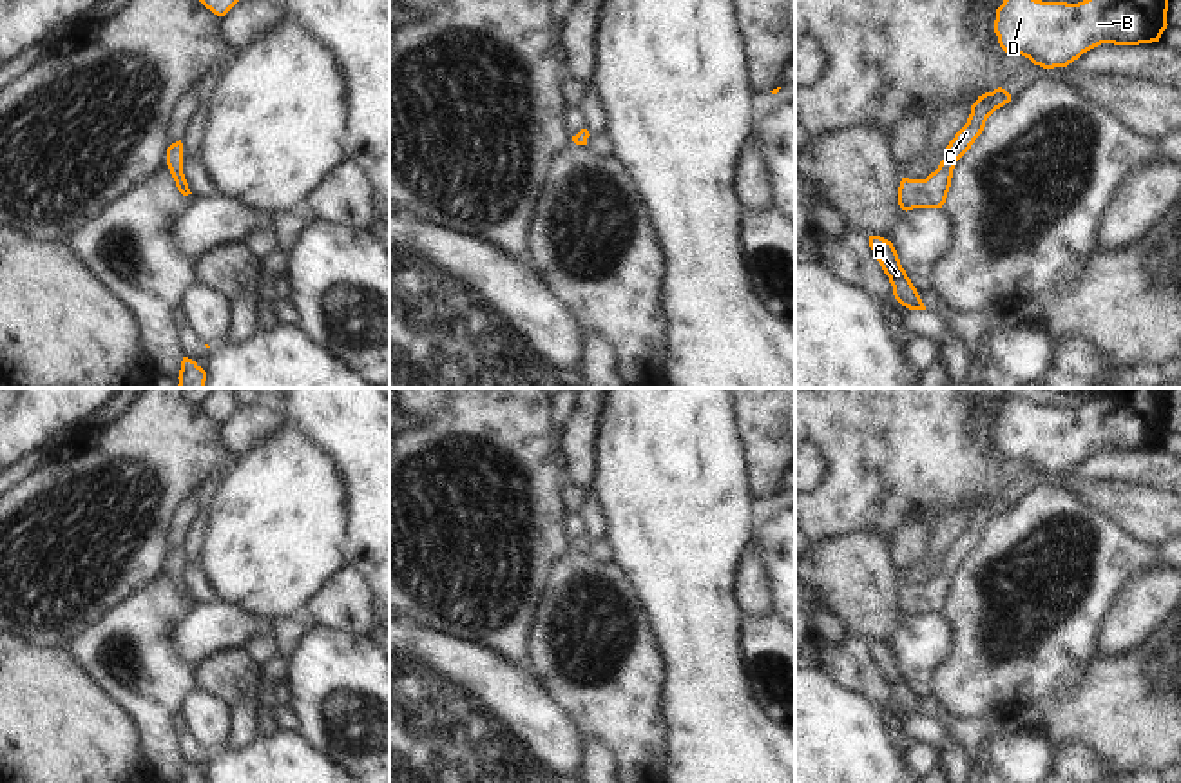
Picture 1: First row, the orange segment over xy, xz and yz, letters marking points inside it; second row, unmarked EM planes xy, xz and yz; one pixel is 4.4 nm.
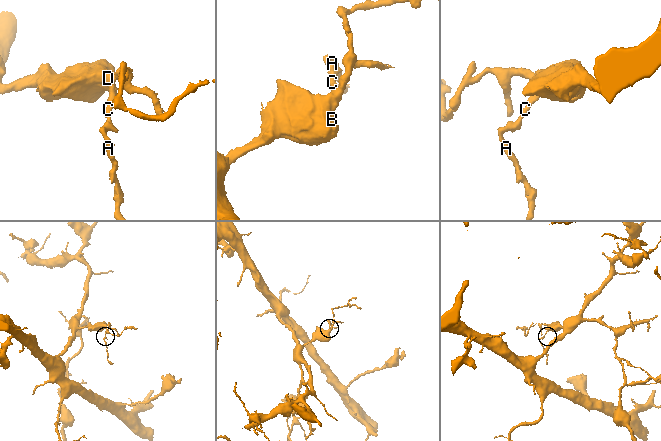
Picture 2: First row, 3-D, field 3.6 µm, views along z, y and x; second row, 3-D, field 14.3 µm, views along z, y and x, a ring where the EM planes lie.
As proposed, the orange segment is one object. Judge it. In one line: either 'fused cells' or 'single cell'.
single cell

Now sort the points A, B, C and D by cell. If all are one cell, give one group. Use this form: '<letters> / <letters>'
A B C D

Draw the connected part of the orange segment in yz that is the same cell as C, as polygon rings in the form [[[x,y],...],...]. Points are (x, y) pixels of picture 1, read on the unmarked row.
[[[998,493],[993,498],[978,502],[971,511],[967,529],[955,540],[946,553],[946,564],[938,575],[926,585],[902,584],[898,593],[898,611],[902,616],[913,614],[942,614],[946,609],[953,575],[956,567],[971,555],[975,546],[982,540],[987,524],[1000,513],[1011,508],[1011,500]]]

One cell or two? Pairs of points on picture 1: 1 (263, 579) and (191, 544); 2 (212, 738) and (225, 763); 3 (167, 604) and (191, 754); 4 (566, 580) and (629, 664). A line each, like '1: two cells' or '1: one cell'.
1: two cells
2: two cells
3: two cells
4: one cell

